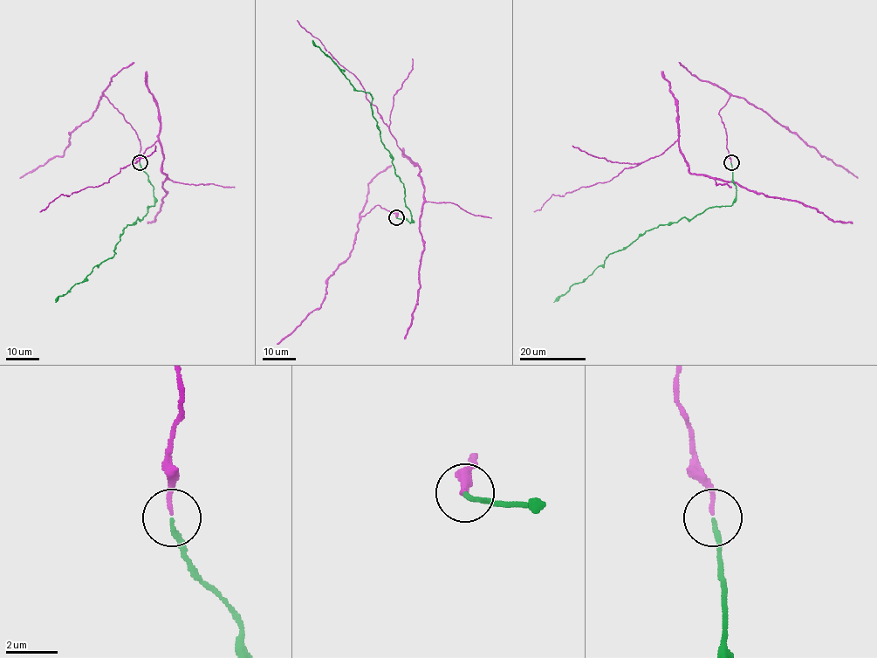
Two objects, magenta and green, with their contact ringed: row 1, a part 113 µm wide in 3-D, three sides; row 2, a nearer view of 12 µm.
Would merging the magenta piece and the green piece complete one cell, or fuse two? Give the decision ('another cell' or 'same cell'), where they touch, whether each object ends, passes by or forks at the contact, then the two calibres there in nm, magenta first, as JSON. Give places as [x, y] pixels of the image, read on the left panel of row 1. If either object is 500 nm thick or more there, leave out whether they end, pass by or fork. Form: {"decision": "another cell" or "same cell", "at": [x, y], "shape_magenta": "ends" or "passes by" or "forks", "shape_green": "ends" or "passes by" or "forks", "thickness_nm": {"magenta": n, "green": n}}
{"decision": "same cell", "at": [140, 162], "shape_magenta": "ends", "shape_green": "ends", "thickness_nm": {"magenta": 140, "green": 170}}

